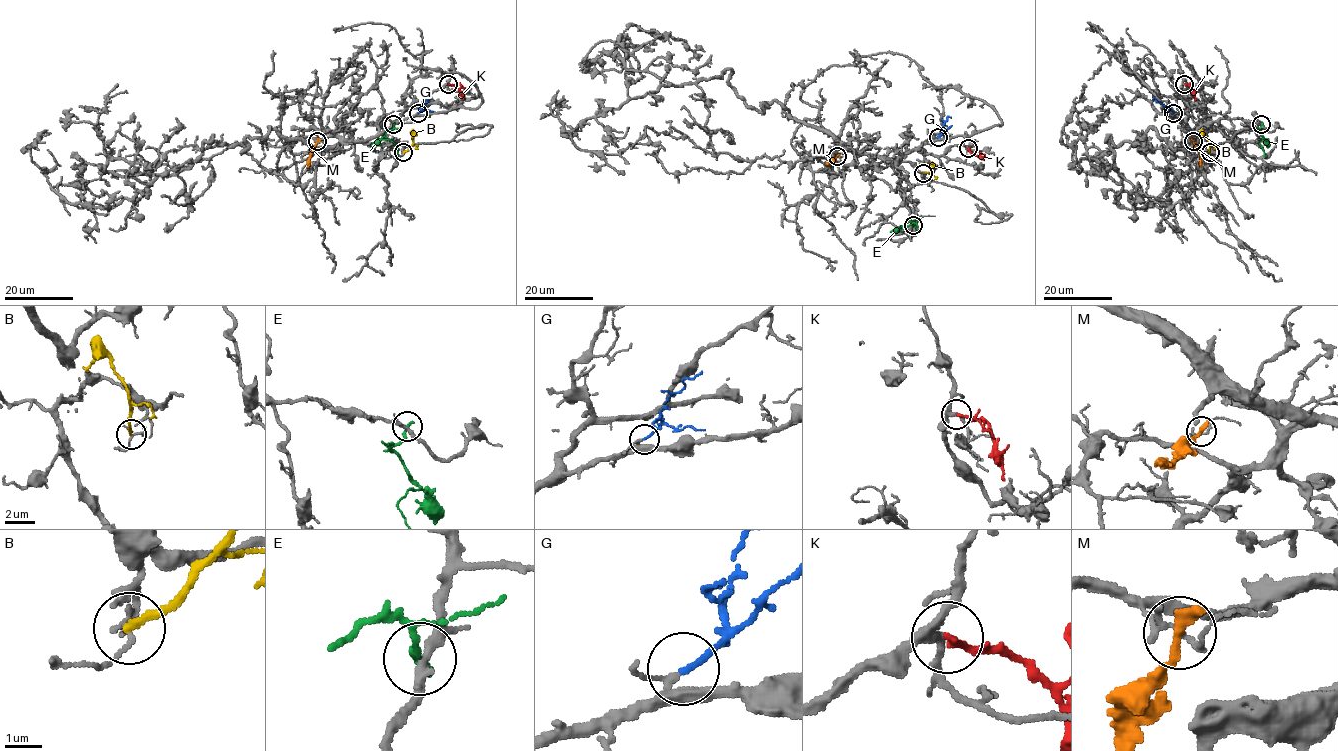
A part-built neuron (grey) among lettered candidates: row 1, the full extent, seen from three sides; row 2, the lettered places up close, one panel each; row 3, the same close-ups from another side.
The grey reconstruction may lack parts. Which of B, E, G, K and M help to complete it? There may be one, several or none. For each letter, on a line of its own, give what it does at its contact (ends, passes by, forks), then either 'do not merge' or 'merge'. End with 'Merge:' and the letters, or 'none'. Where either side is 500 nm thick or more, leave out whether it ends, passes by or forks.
B: it ends; do not merge
E: it ends; do not merge
G: it ends; merge
K: it ends; do not merge
M: it ends; merge
Merge: G, M

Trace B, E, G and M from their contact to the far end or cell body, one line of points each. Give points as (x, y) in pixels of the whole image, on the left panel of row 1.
B: (403, 152), (413, 141), (413, 134), (412, 137)
E: (393, 125), (382, 138), (396, 144), (398, 156)
G: (418, 113), (431, 97)
M: (317, 141), (307, 167)

